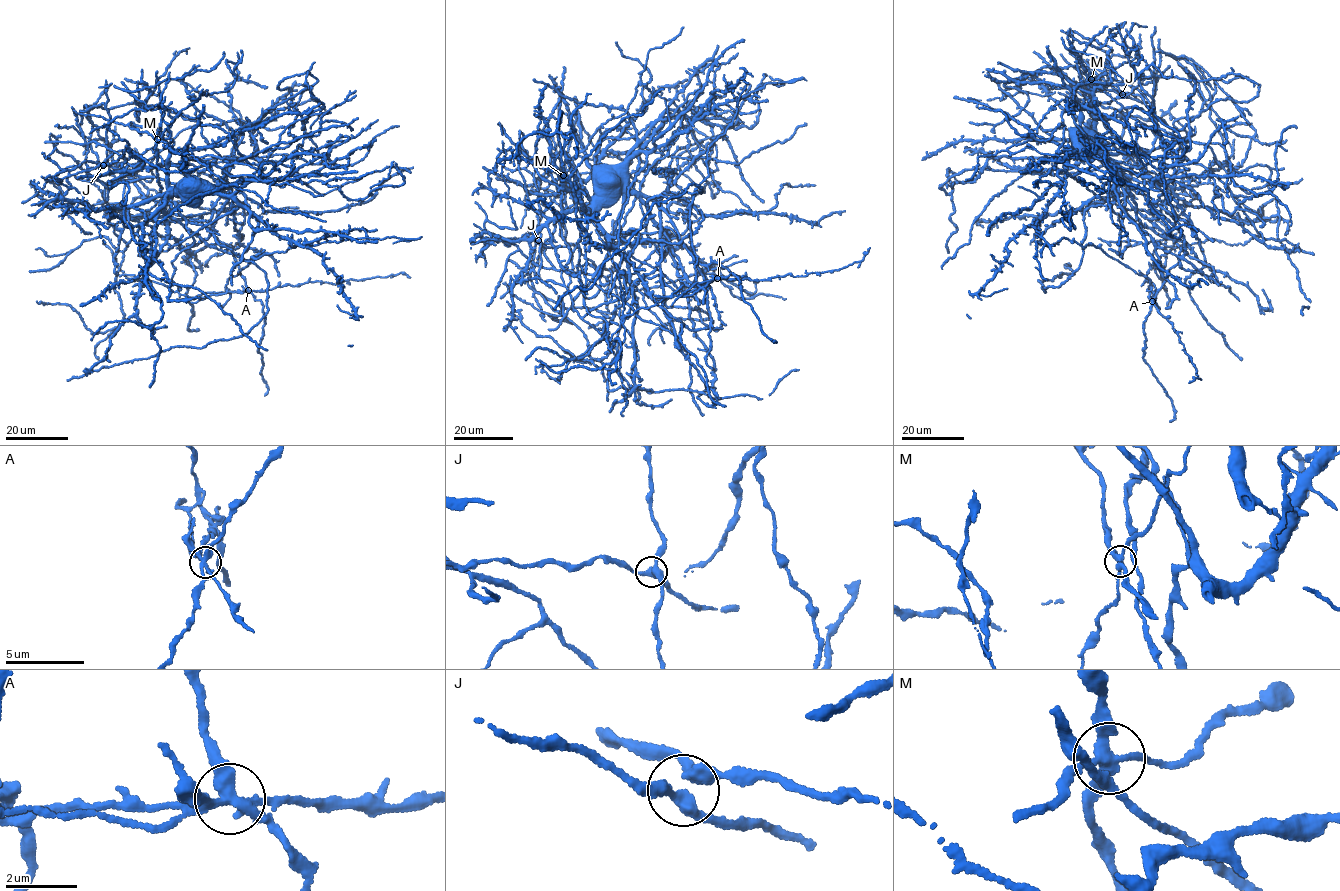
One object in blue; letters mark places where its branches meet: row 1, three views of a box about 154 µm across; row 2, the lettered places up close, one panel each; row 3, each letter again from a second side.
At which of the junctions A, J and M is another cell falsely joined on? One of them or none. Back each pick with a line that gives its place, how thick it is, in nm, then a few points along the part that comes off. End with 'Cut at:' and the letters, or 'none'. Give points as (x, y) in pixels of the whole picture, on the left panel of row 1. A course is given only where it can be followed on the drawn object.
A: place (248, 290); calibre 320 nm; course (247, 290), (229, 292), (226, 289), (227, 279), (267, 253), (326, 241), (421, 237)
Cut at: A

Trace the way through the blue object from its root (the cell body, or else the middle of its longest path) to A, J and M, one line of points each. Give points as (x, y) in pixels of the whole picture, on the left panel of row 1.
A: (192, 186), (166, 199), (162, 212), (173, 211), (171, 201), (163, 211), (202, 217), (230, 247), (247, 290)
J: (192, 186), (171, 188), (162, 169), (143, 162), (129, 165), (106, 146), (89, 143), (87, 167), (103, 165)
M: (192, 186), (166, 199), (162, 212), (175, 207), (170, 201), (162, 208), (157, 139)

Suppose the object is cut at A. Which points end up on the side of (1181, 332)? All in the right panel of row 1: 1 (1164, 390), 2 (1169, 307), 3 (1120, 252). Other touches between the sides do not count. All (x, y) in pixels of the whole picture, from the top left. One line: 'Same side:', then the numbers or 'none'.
Same side: none

